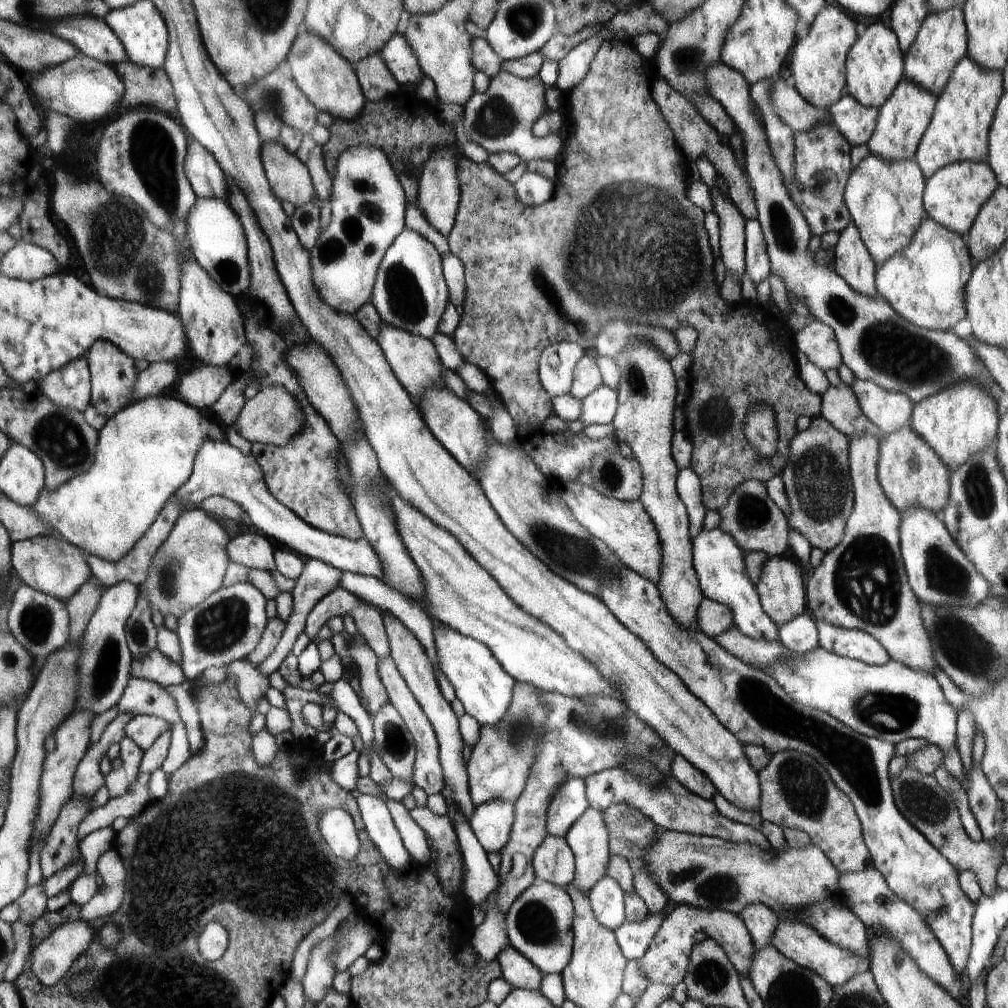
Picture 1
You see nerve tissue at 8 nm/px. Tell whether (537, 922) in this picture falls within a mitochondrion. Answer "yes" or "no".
yes

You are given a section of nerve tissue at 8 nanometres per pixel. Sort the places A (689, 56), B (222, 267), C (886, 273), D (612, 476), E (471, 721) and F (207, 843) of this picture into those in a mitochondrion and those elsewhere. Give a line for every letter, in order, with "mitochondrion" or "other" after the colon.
A: mitochondrion
B: mitochondrion
C: other
D: mitochondrion
E: other
F: mitochondrion

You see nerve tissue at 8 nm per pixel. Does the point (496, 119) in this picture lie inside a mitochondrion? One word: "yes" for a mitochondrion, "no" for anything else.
yes

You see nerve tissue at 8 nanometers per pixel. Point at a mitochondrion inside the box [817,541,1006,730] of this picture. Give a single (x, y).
(963, 647)

